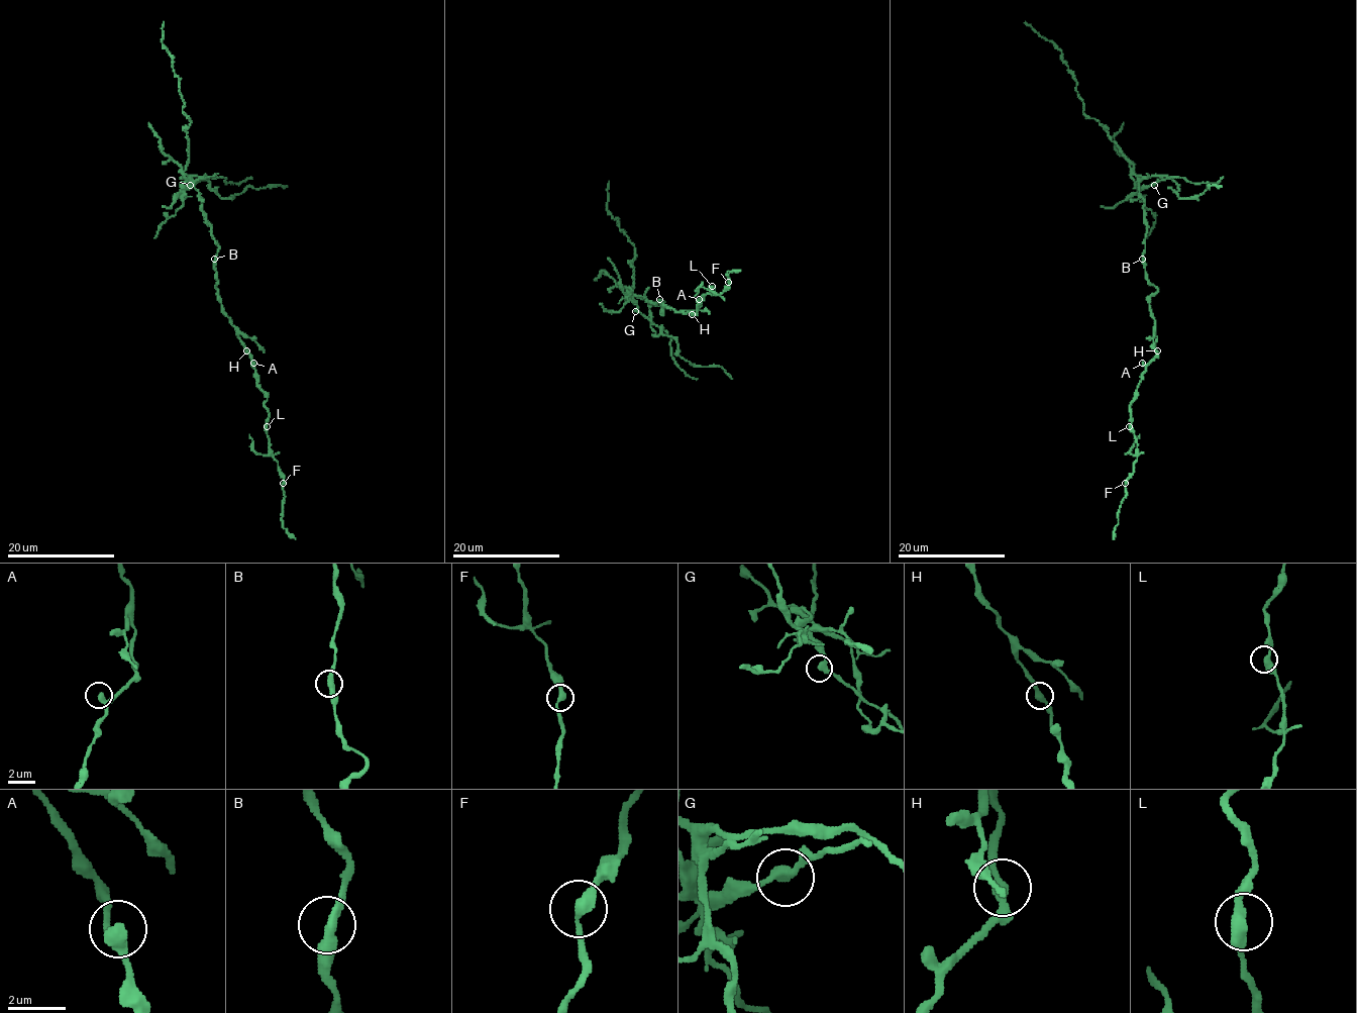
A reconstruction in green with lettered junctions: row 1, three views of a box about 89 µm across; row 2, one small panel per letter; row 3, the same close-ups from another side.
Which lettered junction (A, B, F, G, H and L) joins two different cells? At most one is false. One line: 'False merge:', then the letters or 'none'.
False merge: G

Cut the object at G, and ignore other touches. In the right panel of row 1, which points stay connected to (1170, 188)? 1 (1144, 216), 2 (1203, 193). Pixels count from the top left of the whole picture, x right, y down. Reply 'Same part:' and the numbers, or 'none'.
Same part: 1, 2

